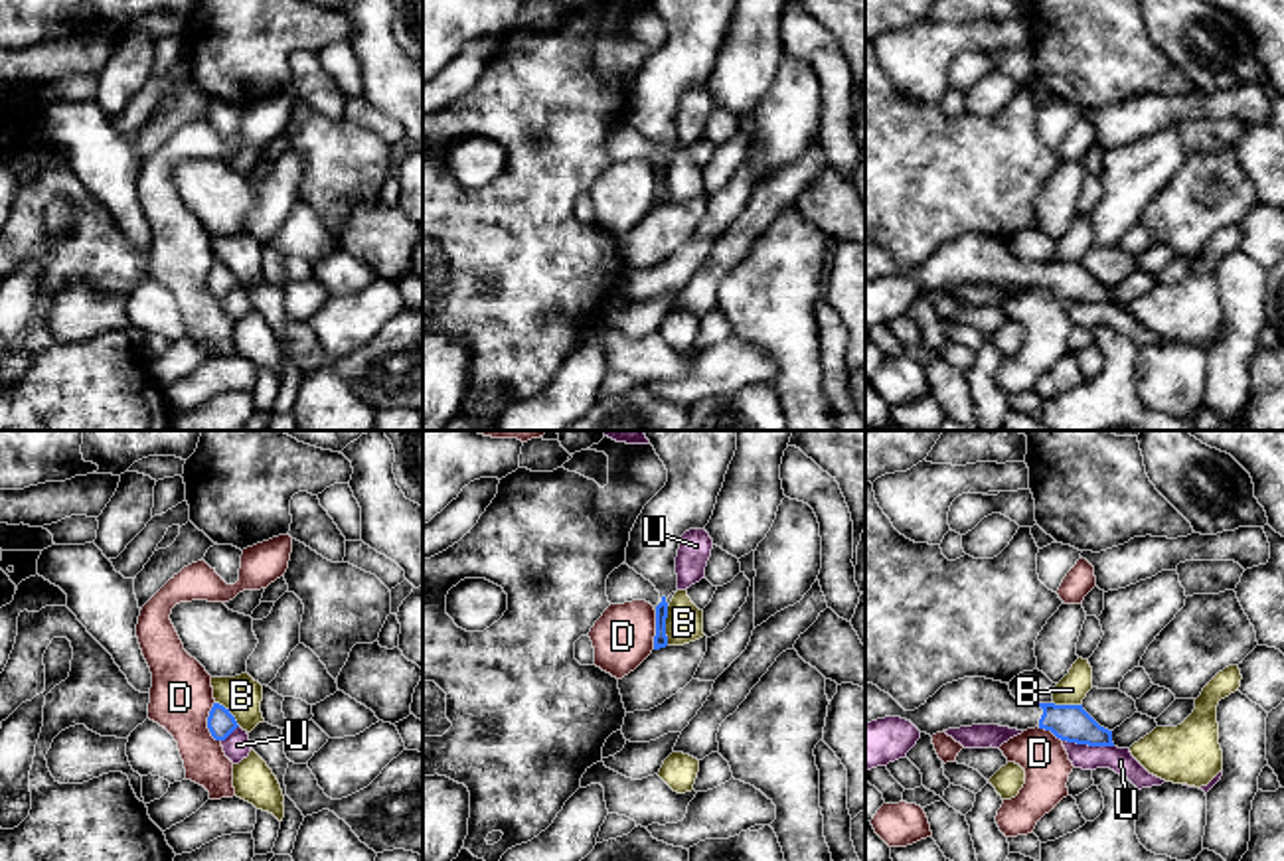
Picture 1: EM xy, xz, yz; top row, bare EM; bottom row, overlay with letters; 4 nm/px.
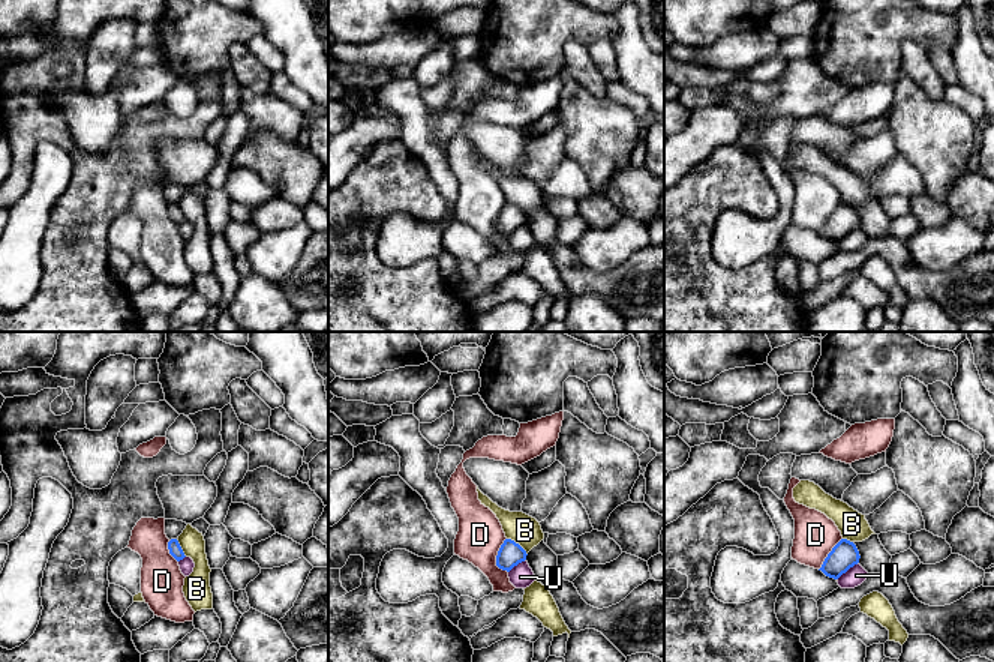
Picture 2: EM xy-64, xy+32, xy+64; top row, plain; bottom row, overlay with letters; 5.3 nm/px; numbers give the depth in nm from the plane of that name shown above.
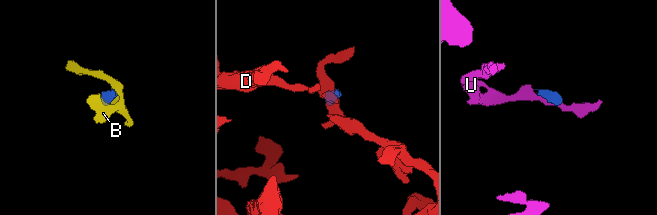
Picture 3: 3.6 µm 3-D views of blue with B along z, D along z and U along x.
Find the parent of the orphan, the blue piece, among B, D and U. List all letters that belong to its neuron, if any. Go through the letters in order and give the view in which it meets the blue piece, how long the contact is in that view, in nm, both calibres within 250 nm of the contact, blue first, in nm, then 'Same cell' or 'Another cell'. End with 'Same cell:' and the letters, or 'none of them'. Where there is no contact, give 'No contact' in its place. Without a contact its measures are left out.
B: Touches blue in xz. Shared border 160 nm. Thickness 60 nm (blue) against 150 nm. Another cell
D: Touches blue in xy. Shared border 170 nm. Thickness 110 nm (blue) against 260 nm. Another cell
U: Touches blue in yz. Shared border 220 nm. Thickness 150 nm (blue) against 100 nm. Another cell
Same cell: none of them

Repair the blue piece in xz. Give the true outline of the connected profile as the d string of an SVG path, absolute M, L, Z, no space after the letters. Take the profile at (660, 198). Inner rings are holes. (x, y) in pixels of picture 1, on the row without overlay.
M650 0L668 28L666 43L644 63L626 105L626 122L660 150L654 207L668 203L668 154L678 148L682 93L705 87L737 0Z

